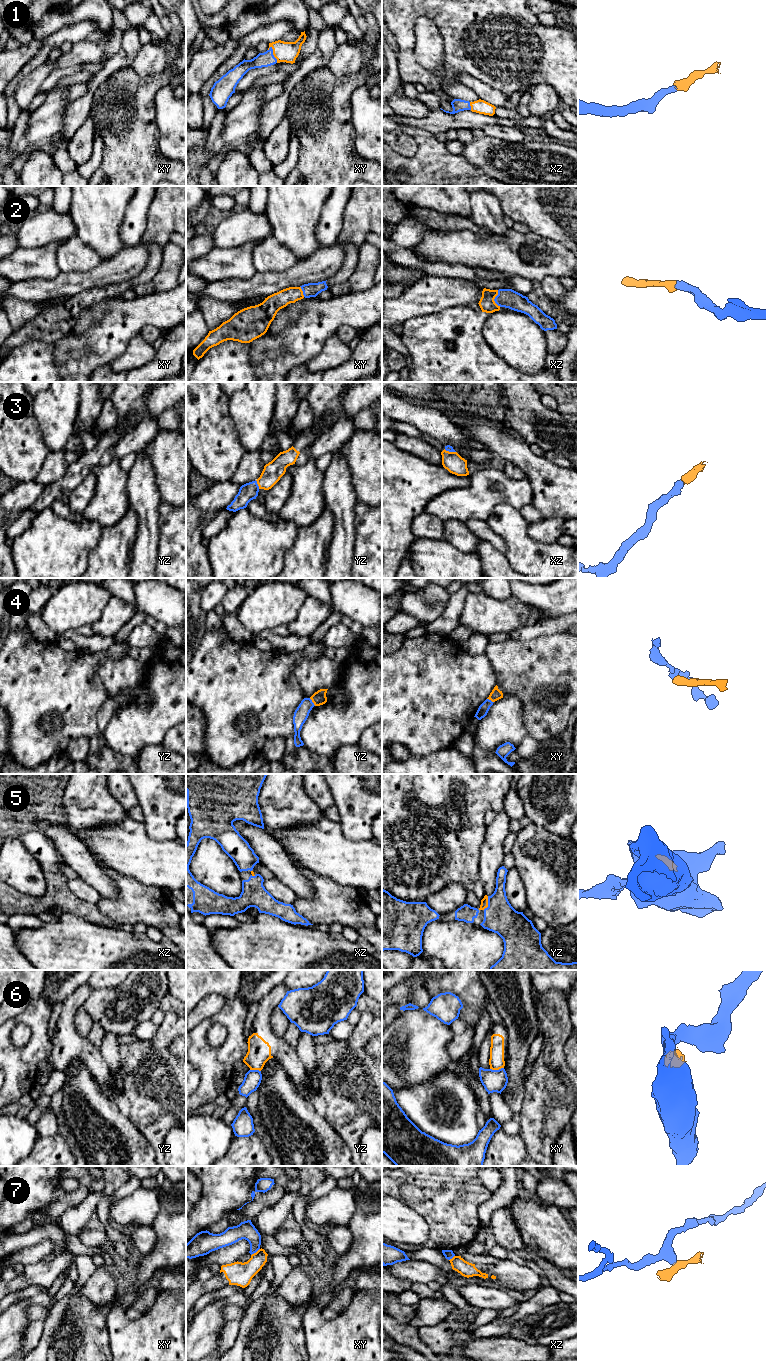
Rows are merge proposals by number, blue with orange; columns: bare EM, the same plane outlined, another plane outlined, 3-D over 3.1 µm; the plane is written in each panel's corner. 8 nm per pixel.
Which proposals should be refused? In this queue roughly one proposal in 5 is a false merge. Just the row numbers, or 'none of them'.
6, 7

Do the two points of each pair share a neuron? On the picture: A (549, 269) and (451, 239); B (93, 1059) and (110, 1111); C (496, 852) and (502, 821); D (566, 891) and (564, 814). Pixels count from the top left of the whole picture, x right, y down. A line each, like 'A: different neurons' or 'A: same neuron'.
A: same neuron
B: different neurons
C: same neuron
D: different neurons

